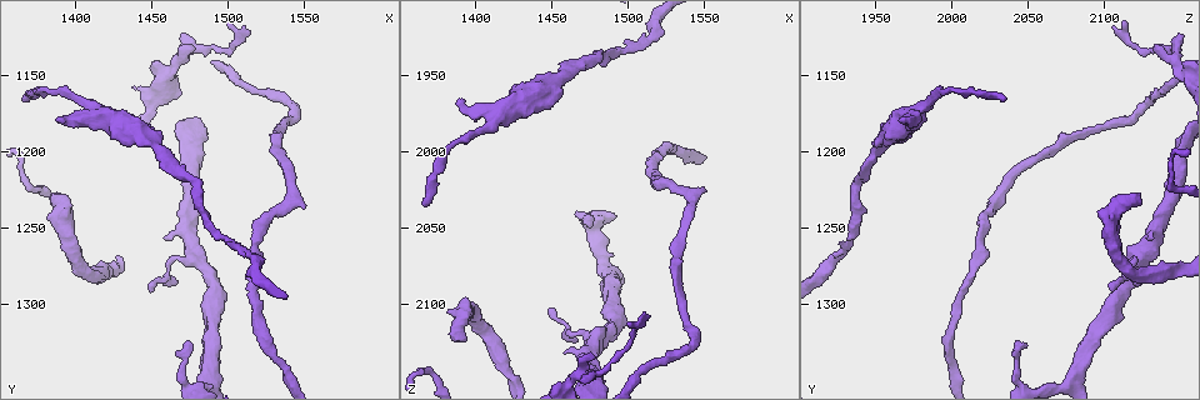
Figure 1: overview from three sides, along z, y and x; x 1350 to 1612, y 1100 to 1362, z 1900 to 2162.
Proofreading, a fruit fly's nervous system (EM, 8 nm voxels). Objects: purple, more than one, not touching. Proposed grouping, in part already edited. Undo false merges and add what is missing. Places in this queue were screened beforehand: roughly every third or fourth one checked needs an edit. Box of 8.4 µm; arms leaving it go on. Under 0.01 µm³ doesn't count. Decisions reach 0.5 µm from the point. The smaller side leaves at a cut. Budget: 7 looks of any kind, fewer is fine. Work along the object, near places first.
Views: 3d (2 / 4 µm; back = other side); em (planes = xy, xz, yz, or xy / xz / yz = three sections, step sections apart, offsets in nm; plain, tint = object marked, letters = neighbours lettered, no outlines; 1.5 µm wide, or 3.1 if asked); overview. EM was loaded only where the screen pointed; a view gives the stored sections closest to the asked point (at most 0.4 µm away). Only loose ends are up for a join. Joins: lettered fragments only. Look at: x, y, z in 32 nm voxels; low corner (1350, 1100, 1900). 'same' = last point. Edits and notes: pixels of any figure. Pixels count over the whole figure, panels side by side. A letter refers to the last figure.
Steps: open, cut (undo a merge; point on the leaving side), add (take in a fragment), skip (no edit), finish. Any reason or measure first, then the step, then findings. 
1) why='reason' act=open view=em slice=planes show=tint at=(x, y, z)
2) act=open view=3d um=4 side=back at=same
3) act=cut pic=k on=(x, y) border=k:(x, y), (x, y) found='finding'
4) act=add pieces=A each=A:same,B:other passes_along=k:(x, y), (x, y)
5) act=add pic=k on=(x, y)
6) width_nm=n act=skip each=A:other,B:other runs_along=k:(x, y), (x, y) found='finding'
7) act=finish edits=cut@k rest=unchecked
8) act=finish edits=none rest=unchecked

why='sharp bend' act=open view=em slice=planes show=plain at=(1542, 1168, 2126)

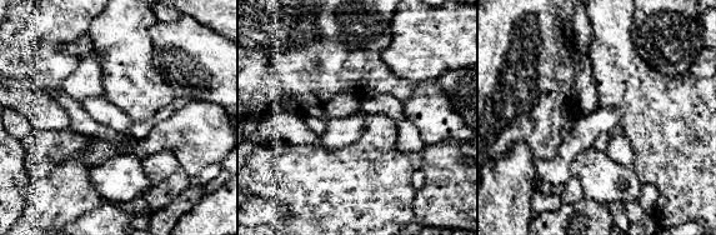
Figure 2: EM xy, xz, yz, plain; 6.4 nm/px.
act=open view=em slice=planes show=tint at=same

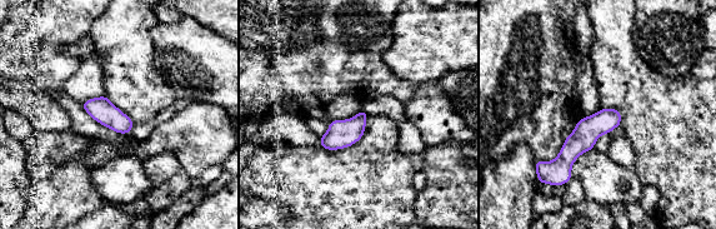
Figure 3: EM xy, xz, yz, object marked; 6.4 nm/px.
why='see the neighbours' act=open view=em slice=planes show=letters at=same

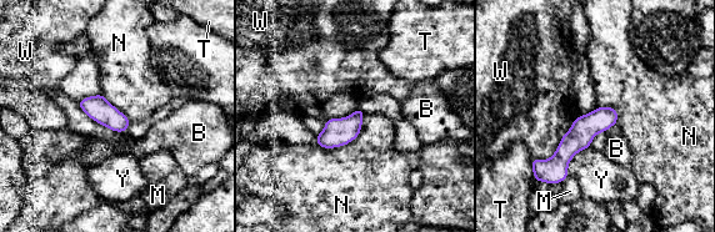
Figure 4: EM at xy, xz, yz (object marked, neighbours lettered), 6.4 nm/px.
width_nm=160 act=skip each=B:other,M:other,N:other,T:other,W:other,Y:other runs_along=4:(611, 110), (565, 151), (556, 180) found='continuous, no second cell'

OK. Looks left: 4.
why='three-way junction' act=open view=3d um=4 at=(1420, 1178, 1970)

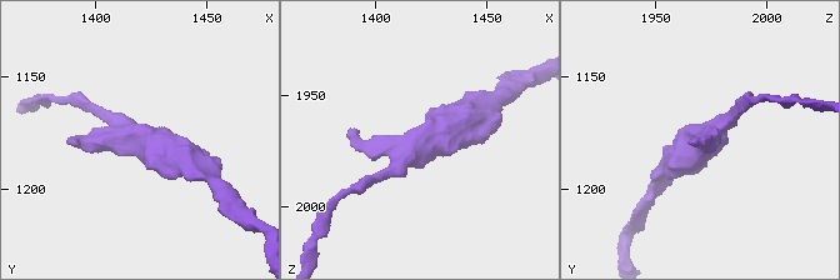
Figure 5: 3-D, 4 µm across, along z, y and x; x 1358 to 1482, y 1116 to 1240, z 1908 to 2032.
arms=3 arm_widths_nm=200,240,500 act=open view=em slice=planes show=letters at=(1422, 1178, 1971)

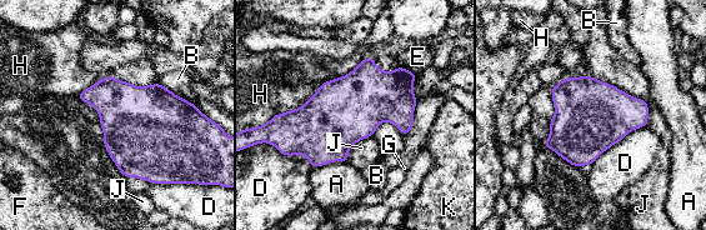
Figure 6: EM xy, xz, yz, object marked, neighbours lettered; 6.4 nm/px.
act=skip each=A:other,B:other,D:other,E:other,F:other,G:other,H:other,J:other,K:other border=6:(590, 75), (641, 98), (646, 125) found='all the same cell'

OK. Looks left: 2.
why='an open end' act=open view=3d um=4 at=(1394, 1232, 2126)

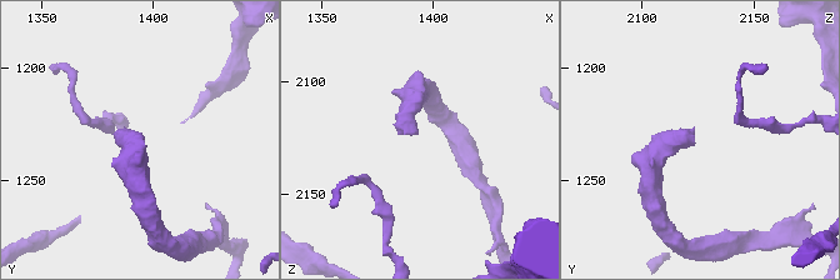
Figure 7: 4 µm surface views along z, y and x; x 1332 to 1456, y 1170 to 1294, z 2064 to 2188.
why='need the tissue' act=open view=em slice=planes show=letters at=(1394, 1231, 2124)

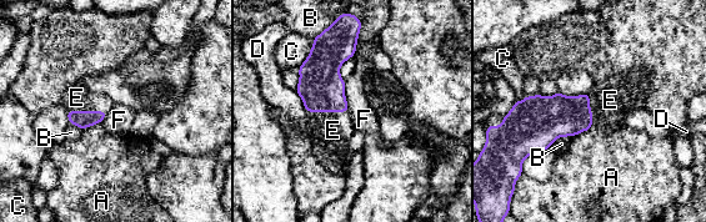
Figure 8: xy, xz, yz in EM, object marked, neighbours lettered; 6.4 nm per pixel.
act=add pic=8 on=(333, 130) each=A:other,B:other,C:other,D:other,E:same,F:other found='it goes on there'

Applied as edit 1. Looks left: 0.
act=finish edits=add@8 rest=unchecked

